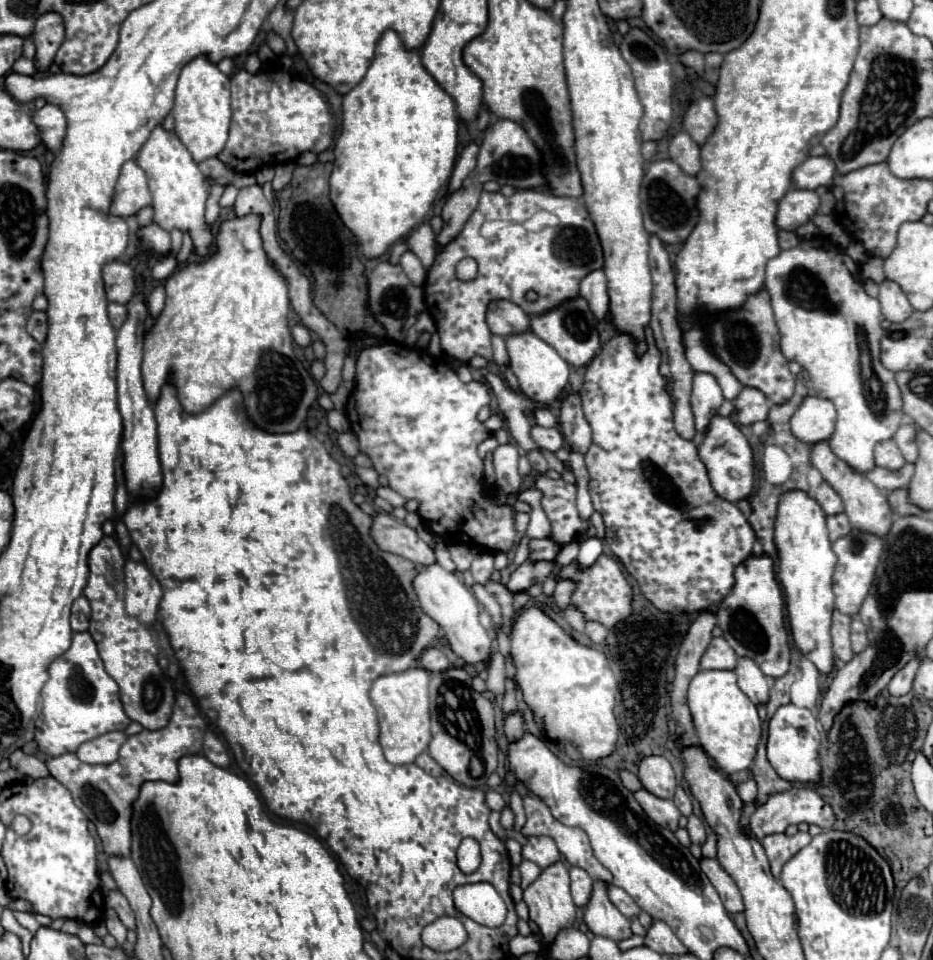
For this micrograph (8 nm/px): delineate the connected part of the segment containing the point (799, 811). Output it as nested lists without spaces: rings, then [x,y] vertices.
[[[797,789],[797,791],[785,791],[785,793],[777,793],[777,795],[771,795],[767,799],[765,805],[759,805],[755,809],[755,813],[751,815],[751,821],[749,821],[749,827],[751,827],[751,833],[757,837],[757,839],[763,839],[767,835],[773,835],[773,833],[783,833],[787,825],[799,825],[799,823],[809,823],[809,825],[819,825],[821,829],[831,829],[833,823],[835,823],[835,813],[831,809],[831,805],[827,805],[813,789]]]

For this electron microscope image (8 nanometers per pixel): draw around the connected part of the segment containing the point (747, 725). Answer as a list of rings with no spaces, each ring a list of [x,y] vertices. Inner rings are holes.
[[[699,671],[689,683],[687,699],[697,737],[707,755],[715,759],[727,775],[749,769],[757,753],[761,721],[757,707],[737,687],[737,675],[733,671]]]

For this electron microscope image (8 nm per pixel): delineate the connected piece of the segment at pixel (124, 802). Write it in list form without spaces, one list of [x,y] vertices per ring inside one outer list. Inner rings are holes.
[[[179,693],[175,701],[175,711],[167,727],[157,729],[157,731],[143,729],[141,733],[131,735],[119,749],[119,757],[115,763],[87,765],[87,763],[81,763],[75,757],[75,753],[65,753],[65,755],[49,759],[47,767],[51,775],[71,791],[75,805],[79,805],[79,809],[95,823],[97,833],[103,841],[103,851],[107,855],[119,853],[119,857],[127,857],[131,851],[133,801],[139,795],[141,785],[145,781],[177,783],[179,759],[185,755],[201,753],[205,731],[207,731],[207,723],[199,715],[193,699],[185,693]]]

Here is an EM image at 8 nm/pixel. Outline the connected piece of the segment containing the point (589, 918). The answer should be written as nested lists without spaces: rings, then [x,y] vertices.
[[[603,881],[593,883],[593,893],[589,905],[585,907],[583,919],[593,935],[601,935],[613,941],[623,941],[633,935],[629,919],[609,901],[607,883]]]

